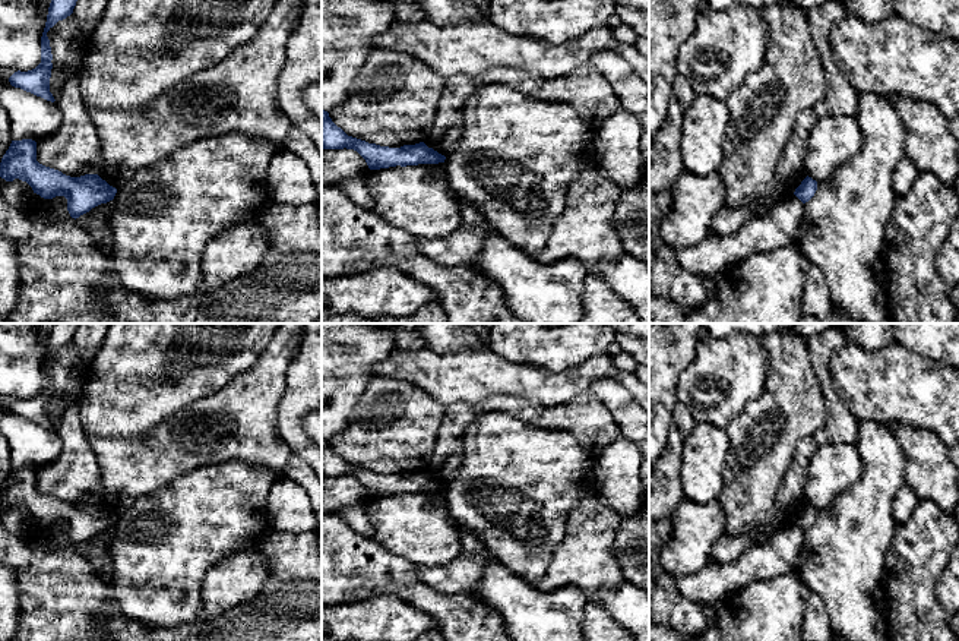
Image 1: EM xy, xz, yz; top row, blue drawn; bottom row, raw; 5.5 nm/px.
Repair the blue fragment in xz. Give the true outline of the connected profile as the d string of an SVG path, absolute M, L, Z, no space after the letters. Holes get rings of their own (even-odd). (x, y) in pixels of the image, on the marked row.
M322 108L322 149L344 148L357 151L365 160L370 170L396 165L439 164L446 160L444 155L428 148L424 142L389 148L348 136L332 121L329 113Z

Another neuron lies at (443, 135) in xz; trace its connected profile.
M592 64L556 78L516 67L493 67L480 76L446 78L433 127L422 142L444 157L452 154L462 133L465 100L493 82L504 82L539 100L567 104L592 129L621 108L614 89Z

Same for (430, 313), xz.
M437 301L420 307L408 316L376 316L376 323L447 323L444 310Z

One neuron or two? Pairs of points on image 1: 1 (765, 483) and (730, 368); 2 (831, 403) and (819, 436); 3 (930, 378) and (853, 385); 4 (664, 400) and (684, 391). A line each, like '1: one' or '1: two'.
1: two
2: one
3: one
4: two

